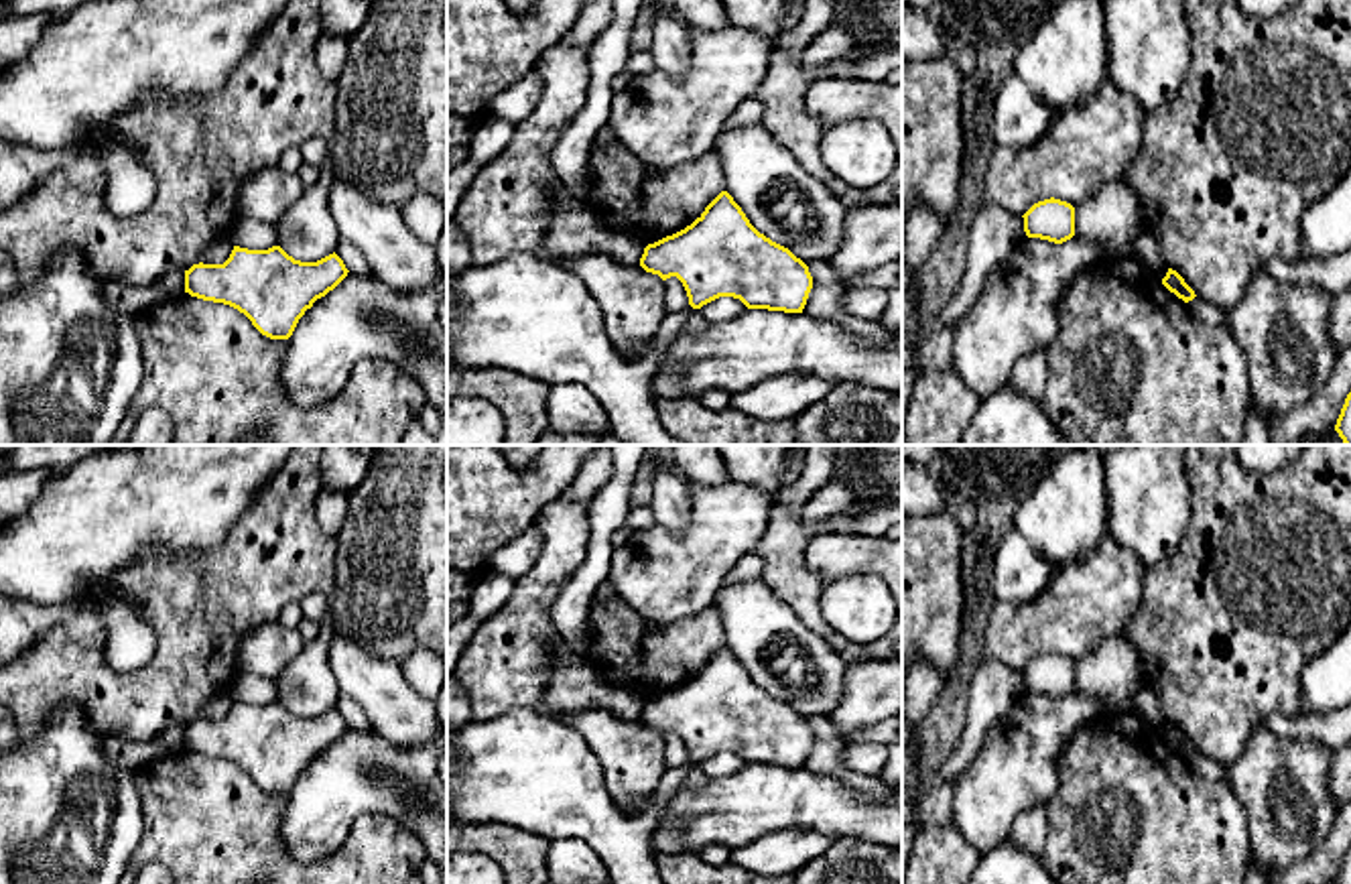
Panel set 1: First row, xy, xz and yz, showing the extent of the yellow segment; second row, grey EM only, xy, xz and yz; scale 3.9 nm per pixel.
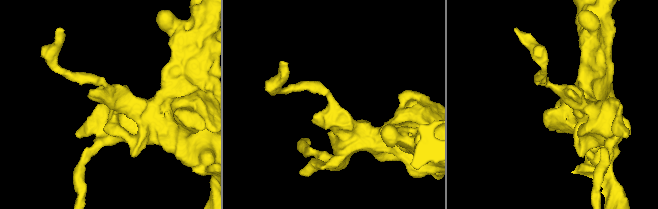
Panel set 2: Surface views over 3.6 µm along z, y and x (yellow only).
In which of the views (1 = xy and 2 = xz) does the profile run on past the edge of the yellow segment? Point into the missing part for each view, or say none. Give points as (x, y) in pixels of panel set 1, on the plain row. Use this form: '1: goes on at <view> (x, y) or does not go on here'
1: does not go on here
2: does not go on here

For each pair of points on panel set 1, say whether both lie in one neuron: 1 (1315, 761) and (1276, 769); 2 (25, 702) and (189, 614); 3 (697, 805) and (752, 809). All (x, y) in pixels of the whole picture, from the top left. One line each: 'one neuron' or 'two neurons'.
1: one neuron
2: one neuron
3: one neuron

